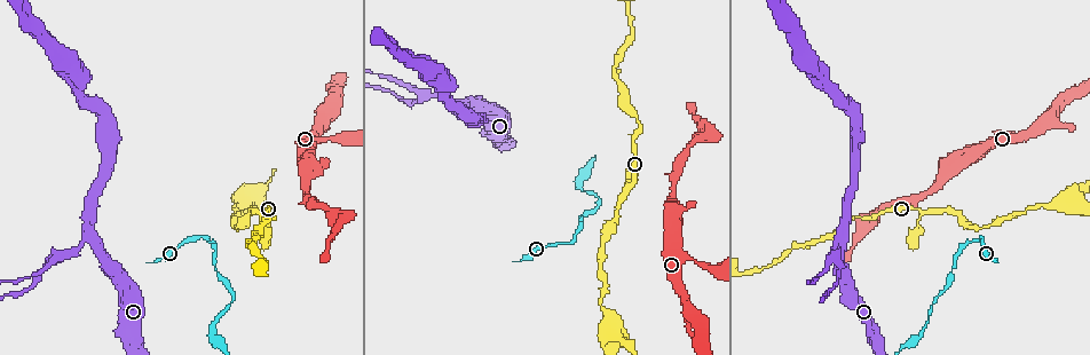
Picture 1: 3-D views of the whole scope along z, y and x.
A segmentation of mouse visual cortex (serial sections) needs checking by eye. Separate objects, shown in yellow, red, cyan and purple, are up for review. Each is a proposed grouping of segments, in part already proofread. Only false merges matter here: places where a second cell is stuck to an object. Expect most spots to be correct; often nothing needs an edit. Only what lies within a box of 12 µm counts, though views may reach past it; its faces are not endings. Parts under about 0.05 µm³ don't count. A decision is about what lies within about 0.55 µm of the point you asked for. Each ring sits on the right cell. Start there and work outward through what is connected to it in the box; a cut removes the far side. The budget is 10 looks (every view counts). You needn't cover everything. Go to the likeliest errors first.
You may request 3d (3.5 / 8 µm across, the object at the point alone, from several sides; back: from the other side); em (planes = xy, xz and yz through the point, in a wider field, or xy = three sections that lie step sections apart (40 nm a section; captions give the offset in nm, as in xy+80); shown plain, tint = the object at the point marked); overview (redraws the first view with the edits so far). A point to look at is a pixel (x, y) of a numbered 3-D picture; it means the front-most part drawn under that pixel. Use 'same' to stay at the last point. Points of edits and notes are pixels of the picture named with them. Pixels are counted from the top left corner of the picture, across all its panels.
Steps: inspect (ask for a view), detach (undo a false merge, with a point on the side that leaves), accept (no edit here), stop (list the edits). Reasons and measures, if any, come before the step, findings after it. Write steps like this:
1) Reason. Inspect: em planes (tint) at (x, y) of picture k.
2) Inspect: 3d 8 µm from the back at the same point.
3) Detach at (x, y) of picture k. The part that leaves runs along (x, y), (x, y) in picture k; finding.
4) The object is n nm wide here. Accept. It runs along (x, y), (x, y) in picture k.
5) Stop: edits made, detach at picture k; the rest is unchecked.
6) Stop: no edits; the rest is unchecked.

Inspect: em xy step 1 (tint) at (1064, 201) of picture 1.

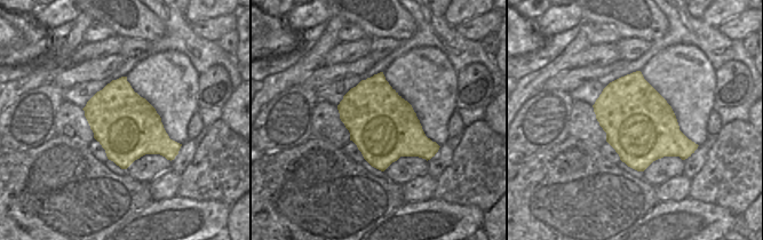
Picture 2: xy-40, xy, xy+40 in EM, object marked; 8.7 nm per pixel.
See where the arms go. Inspect: 3d 3.5 µm at the same point.

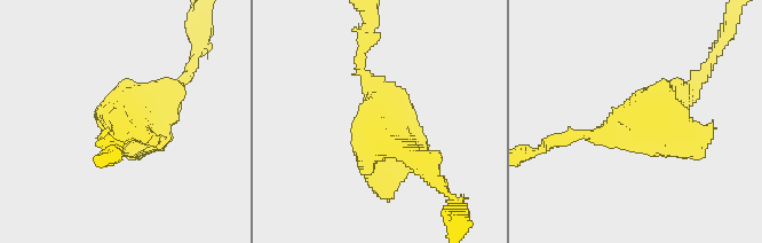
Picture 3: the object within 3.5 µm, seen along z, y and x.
Accept. It runs along (363, 72), (383, 127), (439, 183) in picture 3; all the same cell.

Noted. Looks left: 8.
Two arms at a narrow angle. Inspect: 3d 3.5 µm at (835, 260) of picture 1.

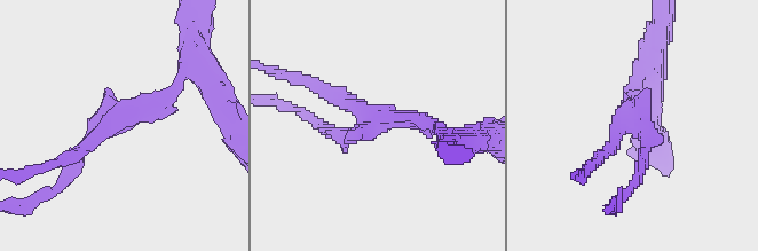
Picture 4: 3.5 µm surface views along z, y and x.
Inspect: em xy step 2 (tint) at (115, 120) of picture 4.

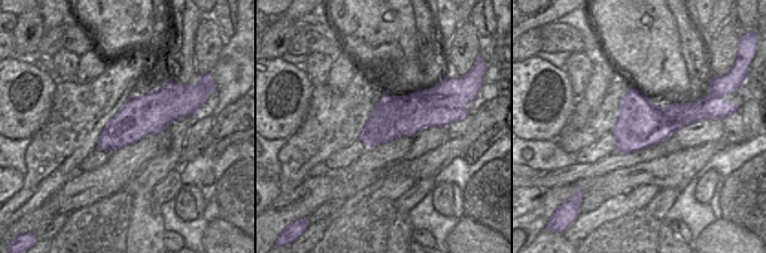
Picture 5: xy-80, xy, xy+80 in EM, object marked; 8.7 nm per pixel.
The arms are 150, 200, 200 nm wide. Detach at (78, 167) of picture 4. The part that leaves runs along (368, 123), (339, 138), (297, 111) in picture 4; a second cell is stuck on.

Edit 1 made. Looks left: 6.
Sharp bend. Inspect: 3d 3.5 µm at (570, 241) of picture 1.

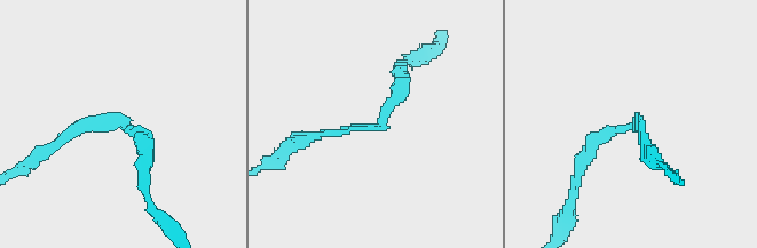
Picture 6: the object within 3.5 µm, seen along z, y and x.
Need the tissue. Inspect: em xy step 5 (tint) at (377, 127) of picture 6.

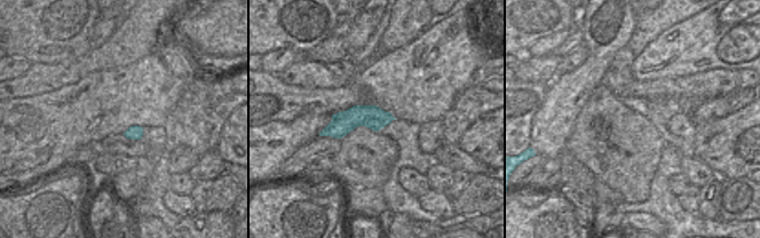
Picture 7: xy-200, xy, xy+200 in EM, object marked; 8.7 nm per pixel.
Cut it another way. Inspect: em xy step 3 (tint) at the same point.

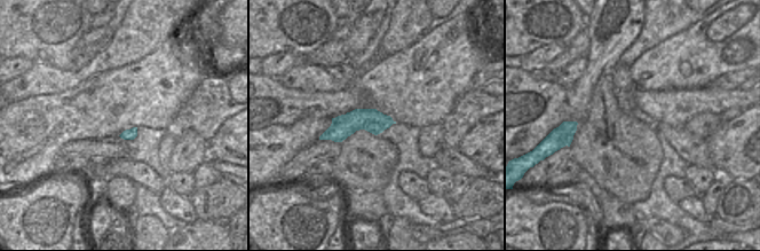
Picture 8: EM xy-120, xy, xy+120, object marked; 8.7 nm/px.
Accept. It runs along (310, 136), (377, 127), (401, 78) in picture 6; all the same cell.

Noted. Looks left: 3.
See it whole again. Inspect: overview.

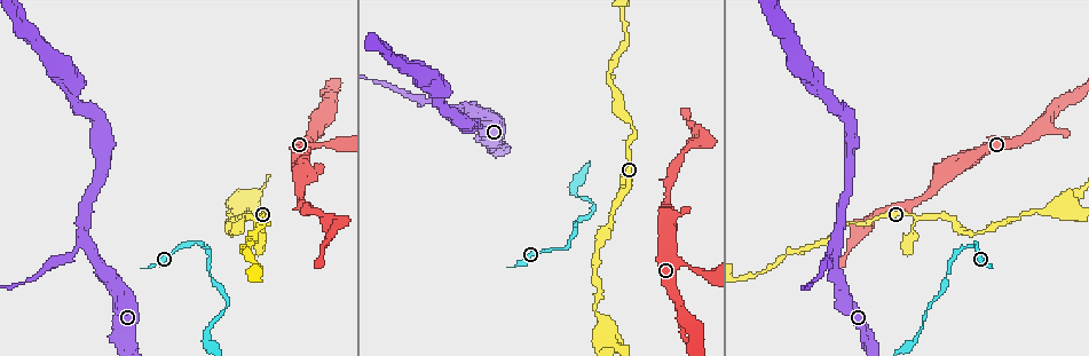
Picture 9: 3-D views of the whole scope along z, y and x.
Abrupt turn. Inspect: 3d 3.5 µm at (301, 181) of picture 9.

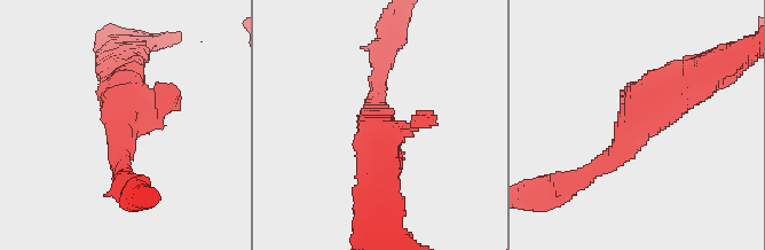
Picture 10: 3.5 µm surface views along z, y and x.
Need the tissue. Inspect: em xy step 2 (tint) at (378, 124) of picture 10.

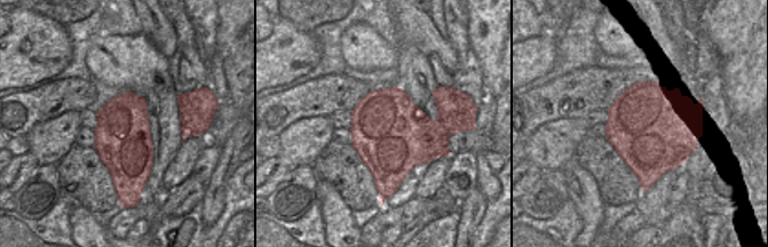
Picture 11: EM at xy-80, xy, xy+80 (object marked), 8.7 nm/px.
Accept. It runs along (710, 70), (654, 99), (596, 169) in picture 10; one cell here.

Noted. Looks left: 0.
Stop: edits made, detach at picture 4; the rest is unchecked.

